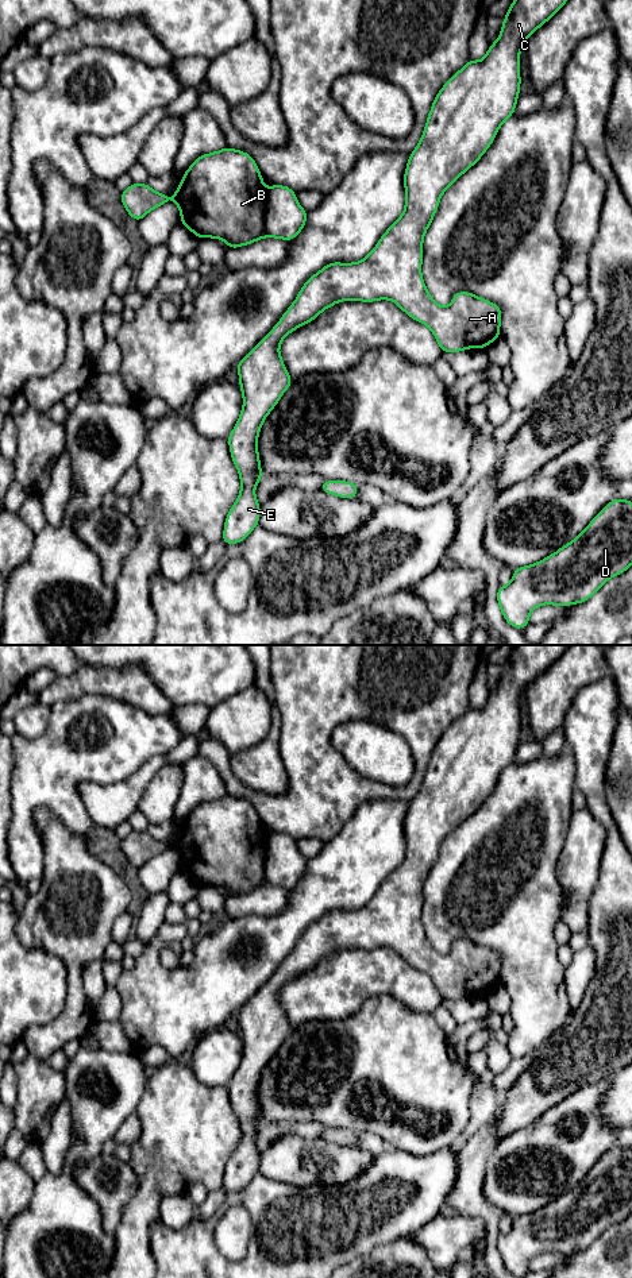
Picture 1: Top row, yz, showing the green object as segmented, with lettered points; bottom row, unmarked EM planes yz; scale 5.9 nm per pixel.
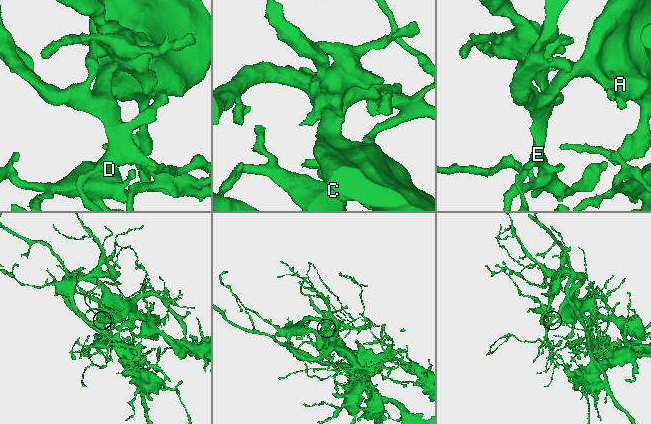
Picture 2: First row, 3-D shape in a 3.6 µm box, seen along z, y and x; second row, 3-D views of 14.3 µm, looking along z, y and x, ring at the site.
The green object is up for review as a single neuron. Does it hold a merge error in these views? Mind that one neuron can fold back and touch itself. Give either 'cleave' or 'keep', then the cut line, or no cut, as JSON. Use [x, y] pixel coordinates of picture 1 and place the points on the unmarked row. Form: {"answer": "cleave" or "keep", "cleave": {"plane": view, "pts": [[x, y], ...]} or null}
{"answer": "keep", "cleave": null}

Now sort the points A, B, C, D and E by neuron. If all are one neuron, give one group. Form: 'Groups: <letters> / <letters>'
Groups: A B C D E

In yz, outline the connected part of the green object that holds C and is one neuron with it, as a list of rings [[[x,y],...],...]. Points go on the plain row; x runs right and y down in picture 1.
[[[515,646],[504,665],[500,684],[489,694],[486,703],[481,709],[469,707],[436,742],[421,787],[409,802],[404,822],[405,856],[397,869],[384,880],[365,907],[354,911],[332,910],[311,923],[281,968],[236,1012],[243,1055],[227,1089],[240,1124],[240,1140],[226,1165],[221,1189],[227,1193],[242,1190],[259,1173],[261,1154],[254,1138],[263,1121],[257,1088],[265,1066],[293,1030],[280,1003],[280,992],[290,980],[313,969],[323,958],[340,949],[390,947],[409,965],[432,978],[442,1000],[455,1001],[467,996],[486,996],[501,985],[501,955],[489,947],[470,939],[456,939],[447,955],[433,949],[421,923],[423,888],[442,842],[481,807],[492,794],[501,772],[513,764],[521,733],[520,698],[525,688],[569,646]]]

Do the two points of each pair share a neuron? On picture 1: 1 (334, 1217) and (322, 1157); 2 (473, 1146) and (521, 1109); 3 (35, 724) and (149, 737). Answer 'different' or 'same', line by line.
1: different
2: different
3: different

